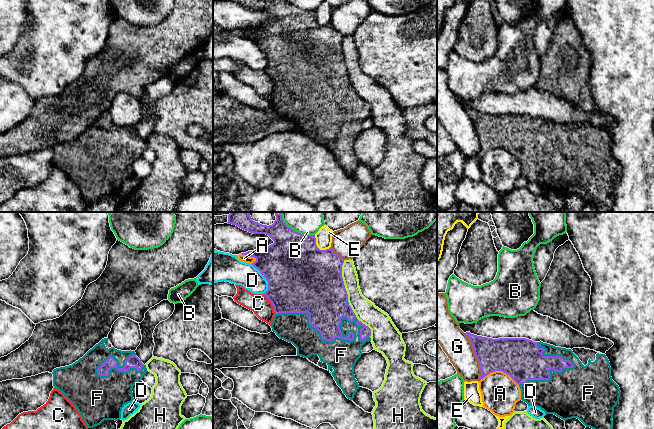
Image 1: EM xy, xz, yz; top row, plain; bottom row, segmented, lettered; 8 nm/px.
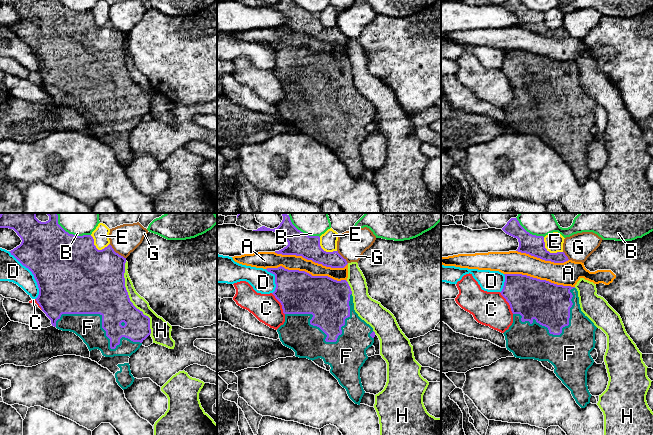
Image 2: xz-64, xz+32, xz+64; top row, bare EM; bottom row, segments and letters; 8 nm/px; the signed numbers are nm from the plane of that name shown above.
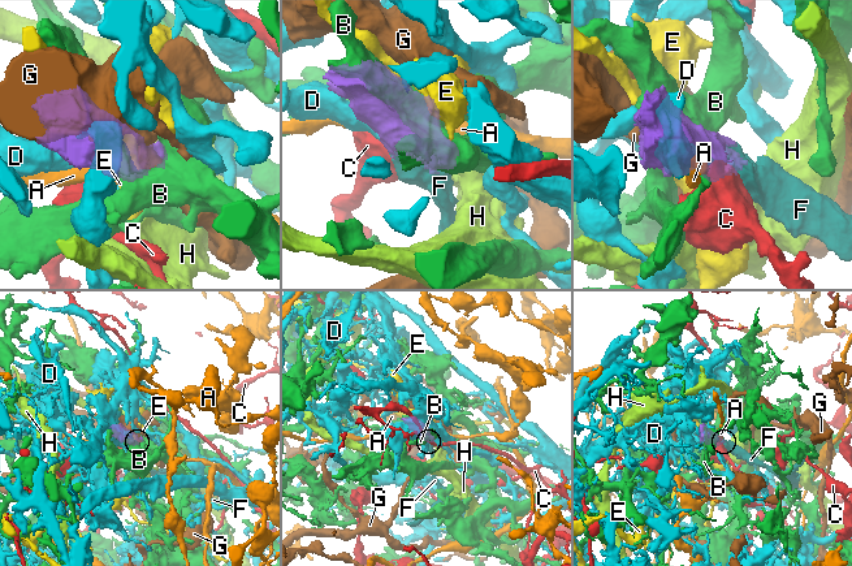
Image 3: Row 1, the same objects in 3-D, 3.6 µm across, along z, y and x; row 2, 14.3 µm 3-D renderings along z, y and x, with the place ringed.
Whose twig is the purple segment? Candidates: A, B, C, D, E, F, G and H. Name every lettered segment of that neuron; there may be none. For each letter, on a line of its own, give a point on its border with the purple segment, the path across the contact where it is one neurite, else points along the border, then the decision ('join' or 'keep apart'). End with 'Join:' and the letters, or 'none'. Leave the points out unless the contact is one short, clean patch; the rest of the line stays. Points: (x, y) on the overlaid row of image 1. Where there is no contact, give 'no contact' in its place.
A: meets purple in yz at (499, 370); keep apart
B: meets purple in xz at (293, 230); keep apart
C: meets purple in xz at (272, 304); border along xz (263, 294), (271, 303), (275, 313); keep apart
D: meets purple in xz at (265, 277); keep apart
E: meets purple in xz at (317, 247); keep apart
F: meets purple in xz at (334, 338); join
G: meets purple in yz at (475, 355); keep apart
H: meets purple in xz at (343, 281); keep apart
Join: F

